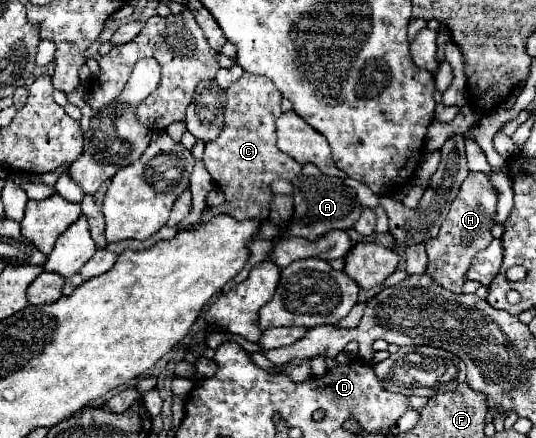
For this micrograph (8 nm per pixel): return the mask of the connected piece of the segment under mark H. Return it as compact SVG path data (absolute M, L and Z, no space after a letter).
M469 173L455 201L451 203L449 215L445 217L439 235L425 241L429 257L427 275L433 279L433 283L441 285L443 289L449 289L451 293L463 293L463 285L469 281L467 271L471 259L479 251L489 247L493 241L491 229L495 227L495 215L497 215L497 189L491 185L487 175Z

